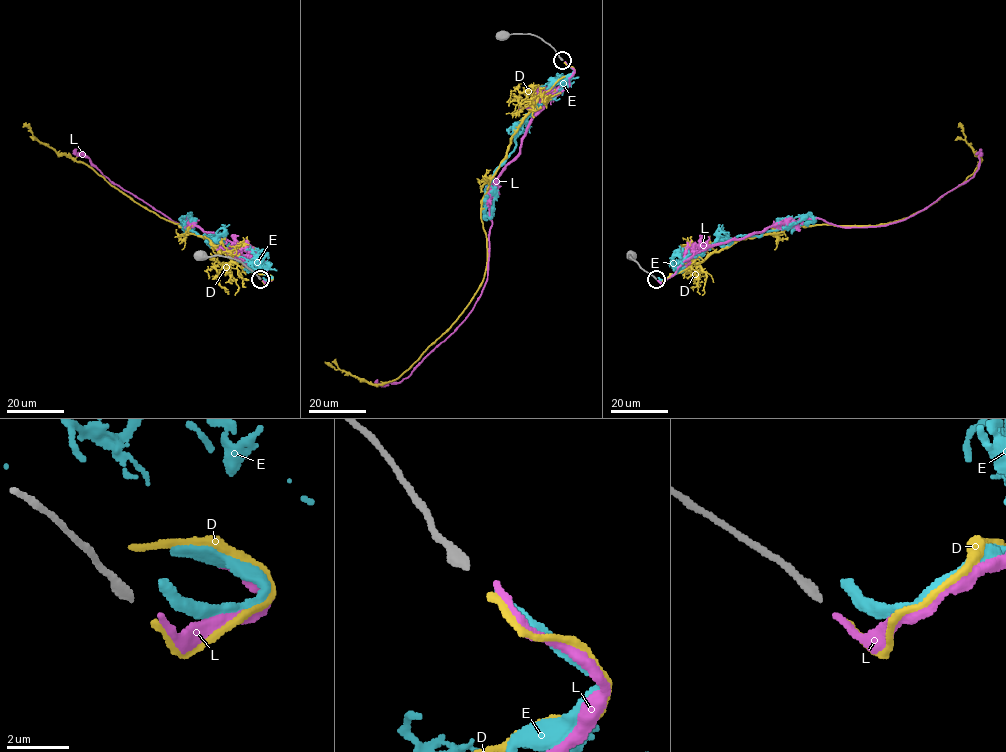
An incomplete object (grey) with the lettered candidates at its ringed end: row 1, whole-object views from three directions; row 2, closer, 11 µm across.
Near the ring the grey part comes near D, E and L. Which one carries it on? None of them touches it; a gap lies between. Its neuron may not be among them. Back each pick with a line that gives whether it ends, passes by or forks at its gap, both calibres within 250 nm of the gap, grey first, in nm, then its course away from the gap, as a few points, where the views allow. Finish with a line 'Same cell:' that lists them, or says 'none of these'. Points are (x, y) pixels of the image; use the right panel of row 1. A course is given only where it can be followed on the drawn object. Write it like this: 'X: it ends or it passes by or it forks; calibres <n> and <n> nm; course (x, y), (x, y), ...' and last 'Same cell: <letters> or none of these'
D: it ends; calibres 360 and 240 nm; course (658, 281), (737, 241), (796, 226), (882, 225), (922, 211), (959, 186), (980, 162), (958, 127)
Same cell: D

